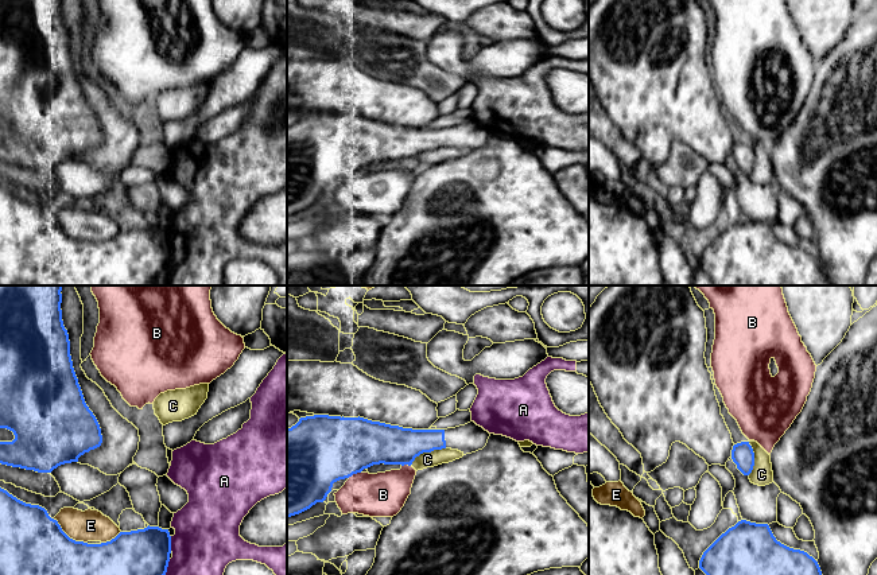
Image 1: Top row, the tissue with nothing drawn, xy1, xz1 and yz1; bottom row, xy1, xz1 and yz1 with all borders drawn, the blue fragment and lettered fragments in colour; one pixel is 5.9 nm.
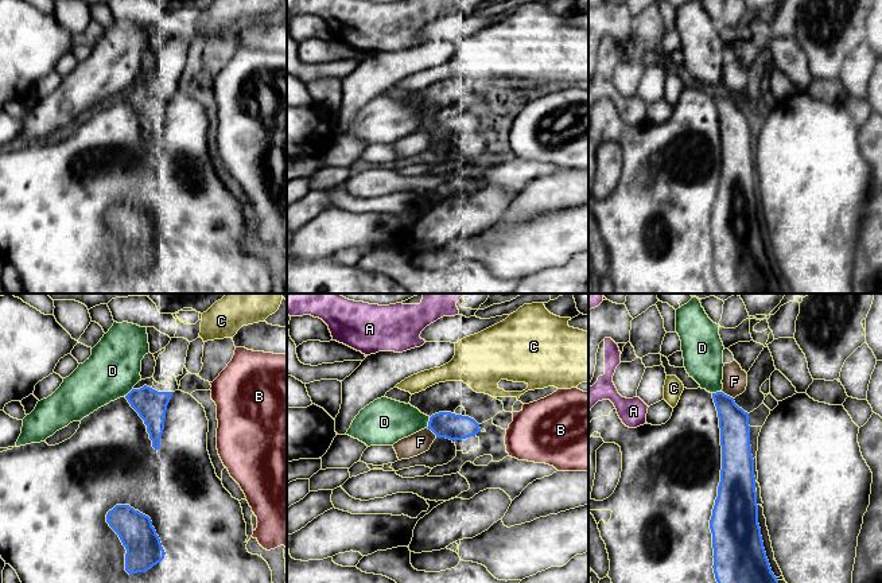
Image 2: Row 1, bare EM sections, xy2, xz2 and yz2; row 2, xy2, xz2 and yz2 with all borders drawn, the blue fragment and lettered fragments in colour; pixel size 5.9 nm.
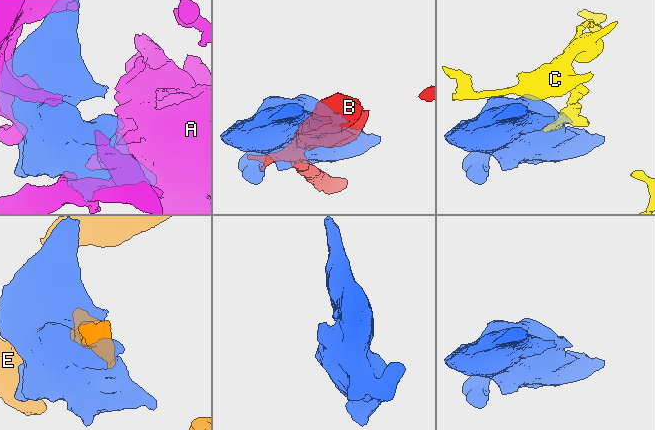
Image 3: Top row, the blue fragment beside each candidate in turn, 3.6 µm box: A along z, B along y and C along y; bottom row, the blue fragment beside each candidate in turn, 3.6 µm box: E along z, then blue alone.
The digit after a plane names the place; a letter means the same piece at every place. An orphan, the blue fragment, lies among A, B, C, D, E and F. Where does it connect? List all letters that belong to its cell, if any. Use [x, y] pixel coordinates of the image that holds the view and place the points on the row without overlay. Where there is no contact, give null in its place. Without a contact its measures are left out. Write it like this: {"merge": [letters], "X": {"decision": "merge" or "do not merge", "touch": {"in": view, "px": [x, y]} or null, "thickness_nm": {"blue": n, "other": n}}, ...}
{"merge": [], "A": {"decision": "do not merge", "touch": {"in": "xy1", "px": [170, 243]}, "thickness_nm": {"blue": 360, "other": 380}}, "B": {"decision": "do not merge", "touch": {"in": "xz1", "px": [353, 171]}, "thickness_nm": {"blue": 420, "other": 260}}, "C": {"decision": "do not merge", "touch": {"in": "xz1", "px": [426, 150]}, "thickness_nm": {"blue": 240, "other": 100}}, "D": {"decision": "do not merge", "touch": {"in": "xz2", "px": [428, 121]}, "thickness_nm": {"blue": 160, "other": 260}}, "E": {"decision": "do not merge", "touch": {"in": "xy1", "px": [68, 234]}, "thickness_nm": {"blue": 500, "other": 190}}, "F": {"decision": "do not merge", "touch": {"in": "yz2", "px": [726, 93]}, "thickness_nm": {"blue": 180, "other": 150}}}

